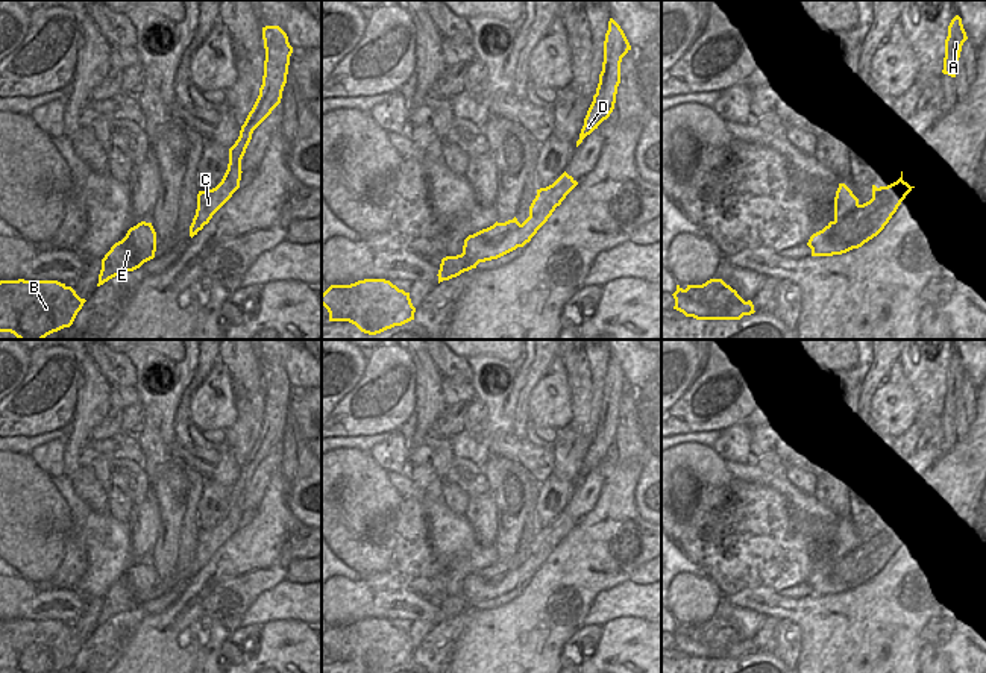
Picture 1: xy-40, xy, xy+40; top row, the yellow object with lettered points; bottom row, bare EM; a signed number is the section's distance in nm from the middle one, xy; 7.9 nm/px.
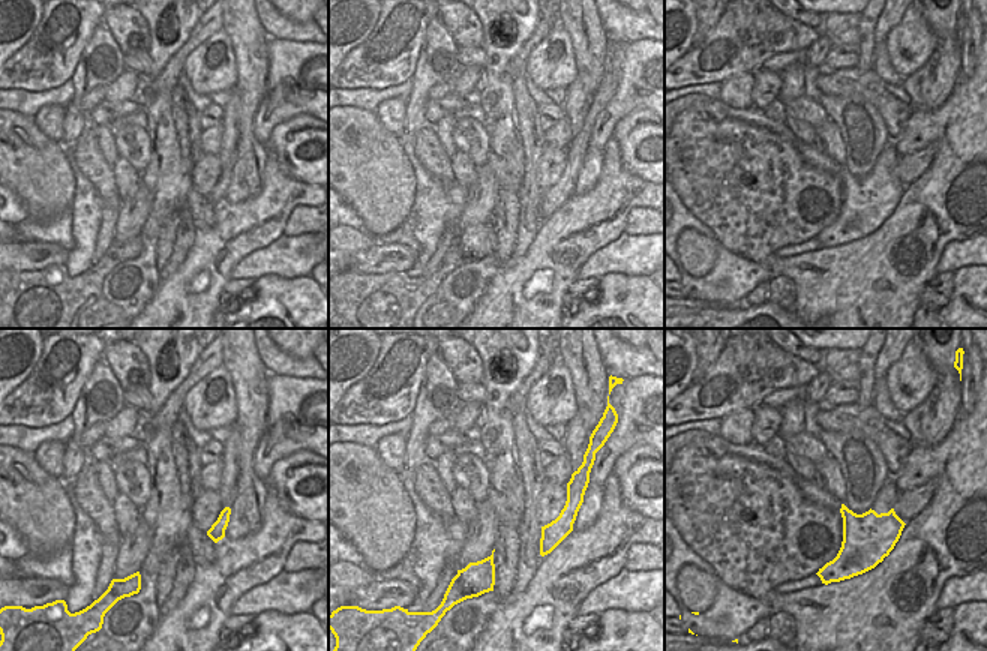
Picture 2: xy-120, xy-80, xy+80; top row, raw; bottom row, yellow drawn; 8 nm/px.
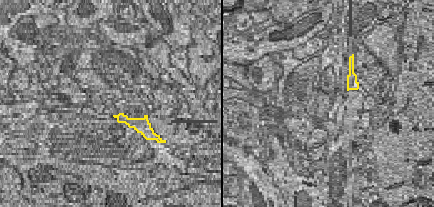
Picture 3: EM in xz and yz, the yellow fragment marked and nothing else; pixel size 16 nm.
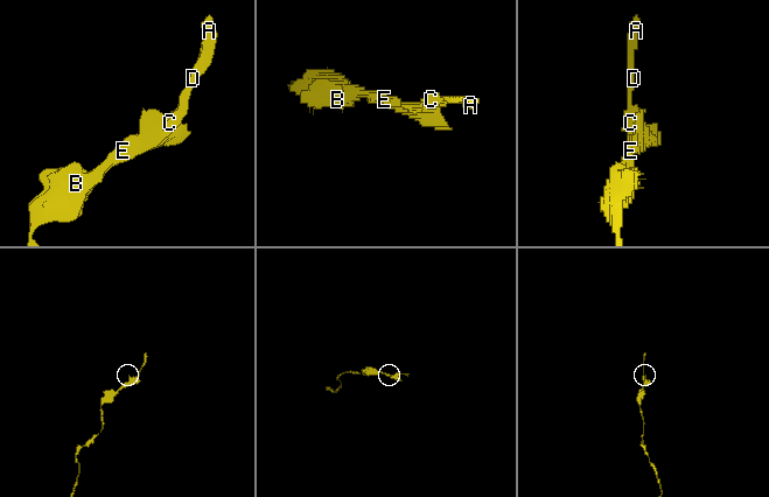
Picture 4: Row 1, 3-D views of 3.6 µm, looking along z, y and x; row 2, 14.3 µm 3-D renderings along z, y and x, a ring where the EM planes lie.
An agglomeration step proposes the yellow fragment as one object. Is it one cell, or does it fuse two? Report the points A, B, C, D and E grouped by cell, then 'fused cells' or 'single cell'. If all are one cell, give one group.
A B C D E | single cell

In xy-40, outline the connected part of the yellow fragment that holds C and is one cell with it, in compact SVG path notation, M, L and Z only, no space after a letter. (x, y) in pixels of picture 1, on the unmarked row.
M279 365L262 367L262 379L265 388L264 415L259 435L241 465L240 476L229 488L229 503L221 521L212 527L199 531L197 549L190 565L190 576L197 574L212 555L232 537L240 527L241 499L252 479L253 470L272 453L281 443L282 430L287 423L290 396L293 387L287 373Z

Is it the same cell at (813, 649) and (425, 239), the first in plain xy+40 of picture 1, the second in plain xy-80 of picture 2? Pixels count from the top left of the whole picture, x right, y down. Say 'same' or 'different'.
different

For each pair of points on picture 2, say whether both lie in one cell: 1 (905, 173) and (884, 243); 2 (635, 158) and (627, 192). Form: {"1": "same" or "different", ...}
{"1": "different", "2": "different"}

